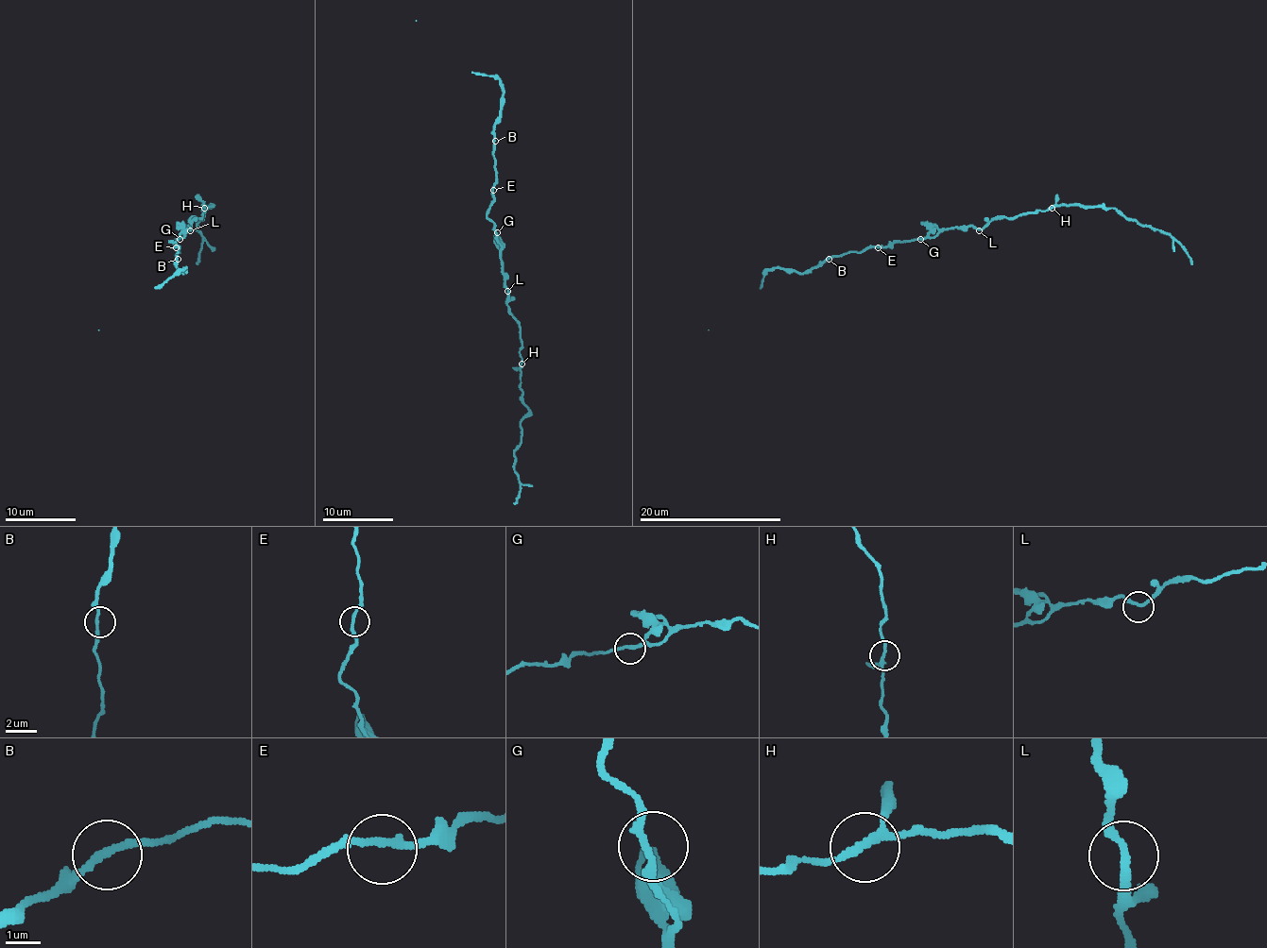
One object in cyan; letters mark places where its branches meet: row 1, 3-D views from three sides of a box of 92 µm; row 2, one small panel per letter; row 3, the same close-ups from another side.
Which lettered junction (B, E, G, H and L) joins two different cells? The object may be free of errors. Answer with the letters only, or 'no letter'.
no letter

